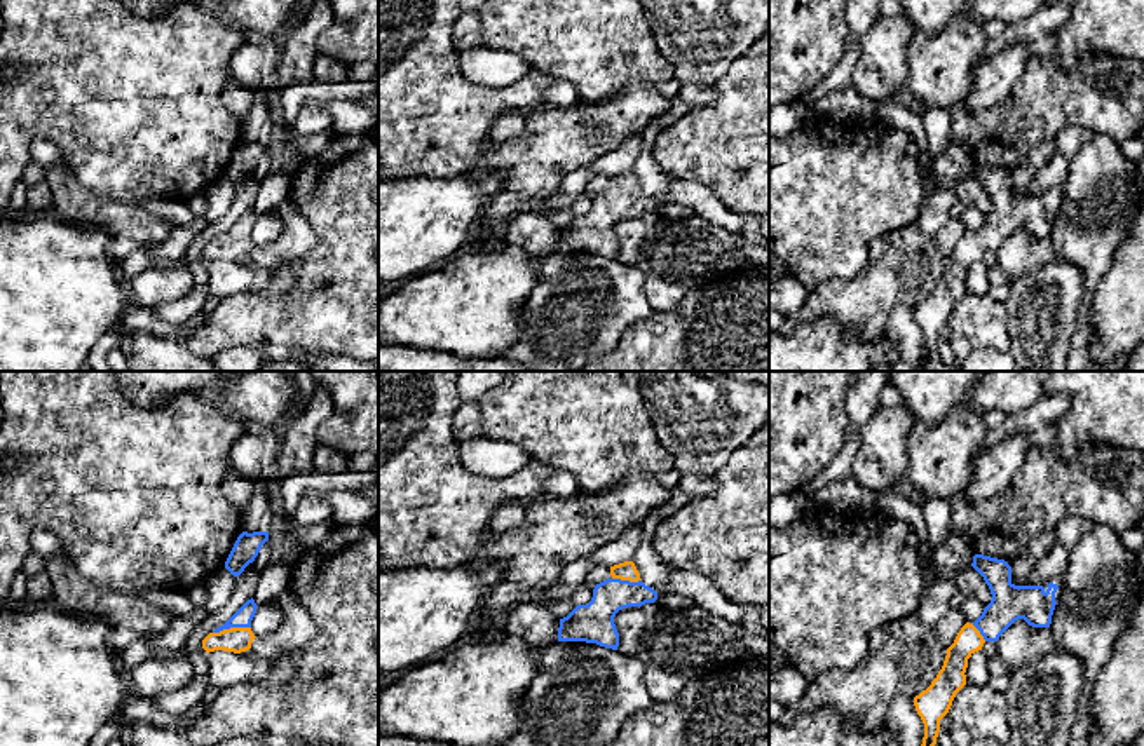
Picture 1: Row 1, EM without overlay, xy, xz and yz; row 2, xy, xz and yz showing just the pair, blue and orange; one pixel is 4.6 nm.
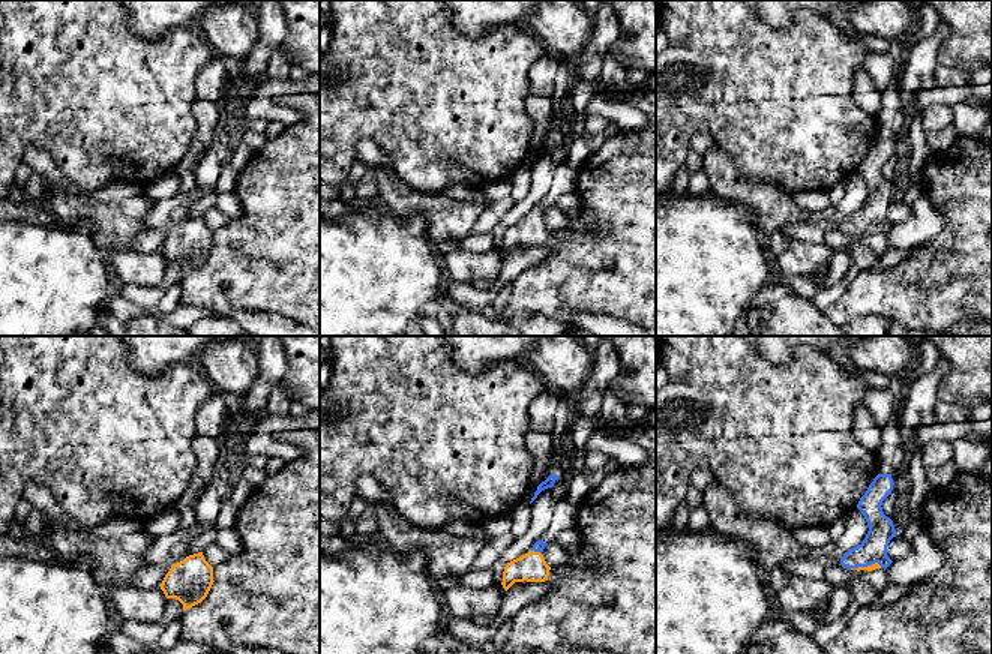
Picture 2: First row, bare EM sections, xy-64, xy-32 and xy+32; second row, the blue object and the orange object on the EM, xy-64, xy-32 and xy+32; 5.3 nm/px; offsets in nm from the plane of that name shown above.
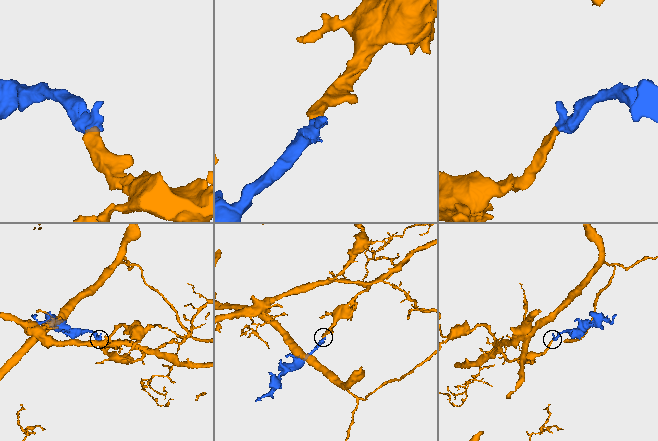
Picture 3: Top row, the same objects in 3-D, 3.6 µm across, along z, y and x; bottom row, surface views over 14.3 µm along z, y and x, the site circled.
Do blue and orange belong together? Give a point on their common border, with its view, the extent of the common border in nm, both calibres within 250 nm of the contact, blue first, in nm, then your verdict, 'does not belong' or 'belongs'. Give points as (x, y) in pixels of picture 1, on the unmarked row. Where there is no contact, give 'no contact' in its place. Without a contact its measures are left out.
meets blue in xy at (231, 236); contact 180 nm long; 90 nm thick on the blue side, 120 nm on the other; belongs

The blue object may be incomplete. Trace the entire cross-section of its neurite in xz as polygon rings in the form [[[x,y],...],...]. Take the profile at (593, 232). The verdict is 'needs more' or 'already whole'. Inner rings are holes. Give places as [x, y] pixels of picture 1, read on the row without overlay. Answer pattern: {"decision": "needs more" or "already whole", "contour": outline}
{"decision": "needs more", "contour": [[[633,171],[610,176],[610,185],[595,195],[588,214],[577,214],[567,227],[560,228],[558,251],[586,251],[617,260],[616,223],[657,209],[657,202],[642,192]]]}

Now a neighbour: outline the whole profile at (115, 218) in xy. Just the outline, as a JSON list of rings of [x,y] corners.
[[[66,162],[47,167],[45,180],[54,211],[80,225],[89,216],[94,228],[106,235],[106,251],[115,263],[134,251],[152,251],[173,230],[169,221],[148,214],[140,204],[94,195],[78,183]]]

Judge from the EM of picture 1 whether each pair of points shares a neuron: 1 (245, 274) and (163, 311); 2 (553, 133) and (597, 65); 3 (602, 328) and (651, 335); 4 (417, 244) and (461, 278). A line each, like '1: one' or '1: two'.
1: two
2: two
3: two
4: two

